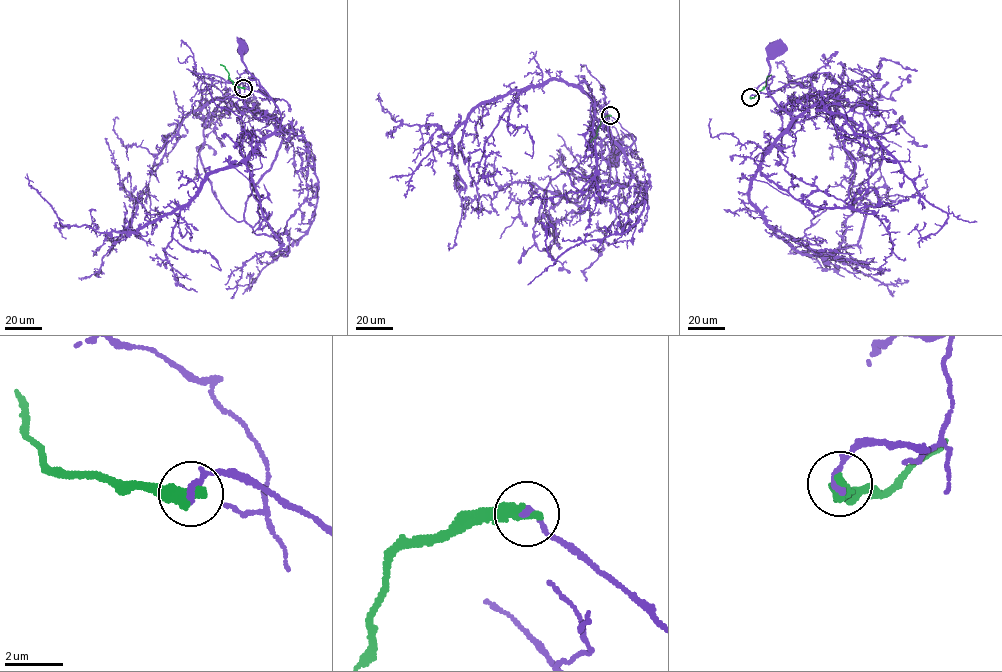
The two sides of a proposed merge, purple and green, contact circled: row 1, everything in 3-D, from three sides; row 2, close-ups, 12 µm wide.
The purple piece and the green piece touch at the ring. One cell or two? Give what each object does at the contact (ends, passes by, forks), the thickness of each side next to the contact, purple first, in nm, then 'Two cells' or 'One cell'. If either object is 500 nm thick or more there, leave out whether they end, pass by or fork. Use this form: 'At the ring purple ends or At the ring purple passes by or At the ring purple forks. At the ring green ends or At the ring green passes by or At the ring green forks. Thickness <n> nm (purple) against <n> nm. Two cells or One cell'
Thickness 240 nm (purple) against 500 nm. Two cells

